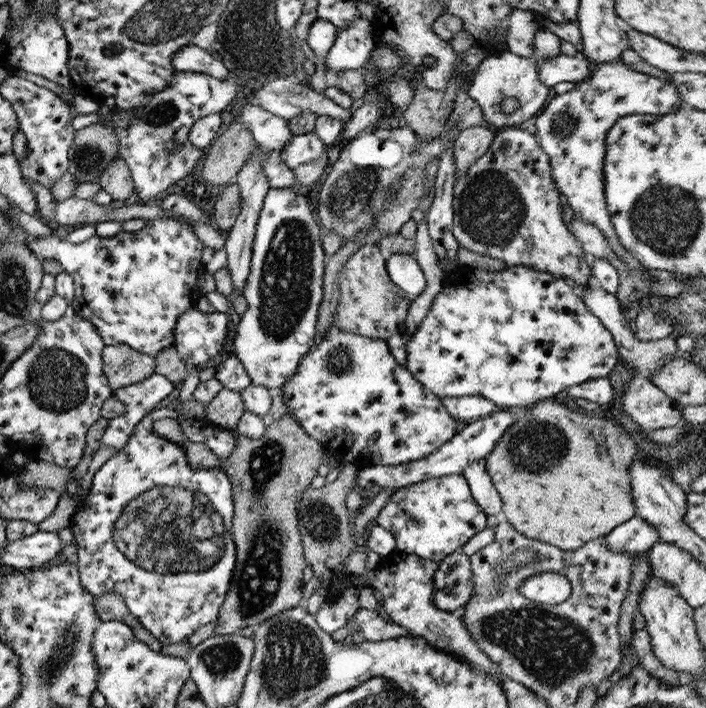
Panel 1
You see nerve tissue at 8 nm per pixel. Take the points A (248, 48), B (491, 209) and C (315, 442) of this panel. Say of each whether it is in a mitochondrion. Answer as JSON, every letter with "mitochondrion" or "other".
{"A":"mitochondrion","B":"mitochondrion","C":"other"}

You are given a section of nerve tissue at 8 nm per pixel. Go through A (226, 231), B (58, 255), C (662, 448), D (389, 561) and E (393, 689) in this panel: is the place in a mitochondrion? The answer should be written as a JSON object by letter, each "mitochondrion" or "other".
{"A":"other","B":"other","C":"other","D":"other","E":"other"}

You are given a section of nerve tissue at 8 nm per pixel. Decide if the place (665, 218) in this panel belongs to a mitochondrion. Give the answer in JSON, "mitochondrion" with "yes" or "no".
{"mitochondrion":"yes"}

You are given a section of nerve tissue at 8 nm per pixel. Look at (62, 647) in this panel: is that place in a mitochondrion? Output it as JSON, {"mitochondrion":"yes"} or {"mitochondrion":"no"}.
{"mitochondrion":"yes"}

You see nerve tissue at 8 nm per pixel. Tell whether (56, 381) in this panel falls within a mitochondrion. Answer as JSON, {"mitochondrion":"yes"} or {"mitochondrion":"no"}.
{"mitochondrion":"yes"}

